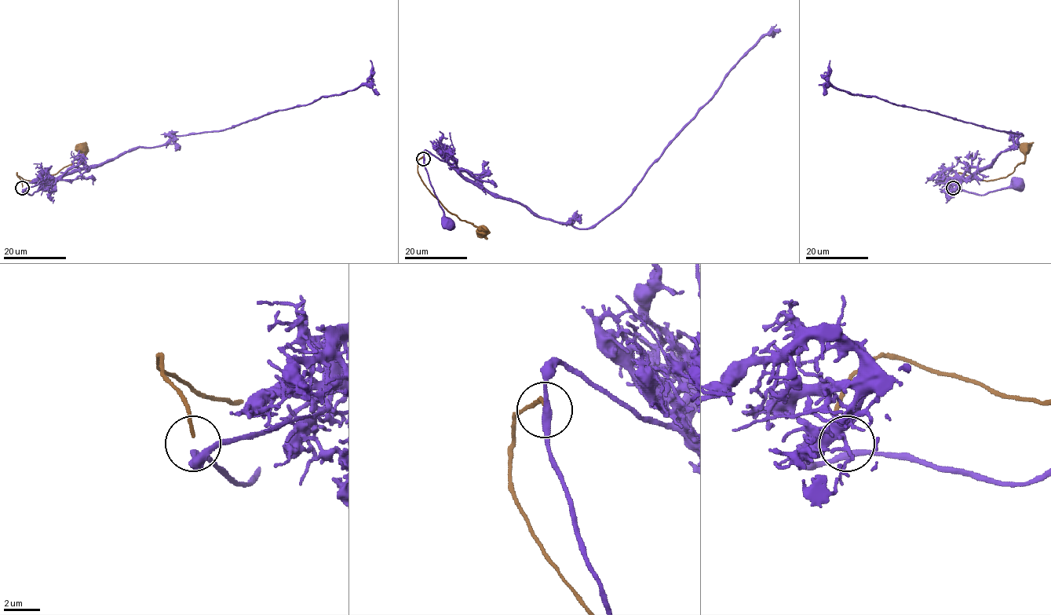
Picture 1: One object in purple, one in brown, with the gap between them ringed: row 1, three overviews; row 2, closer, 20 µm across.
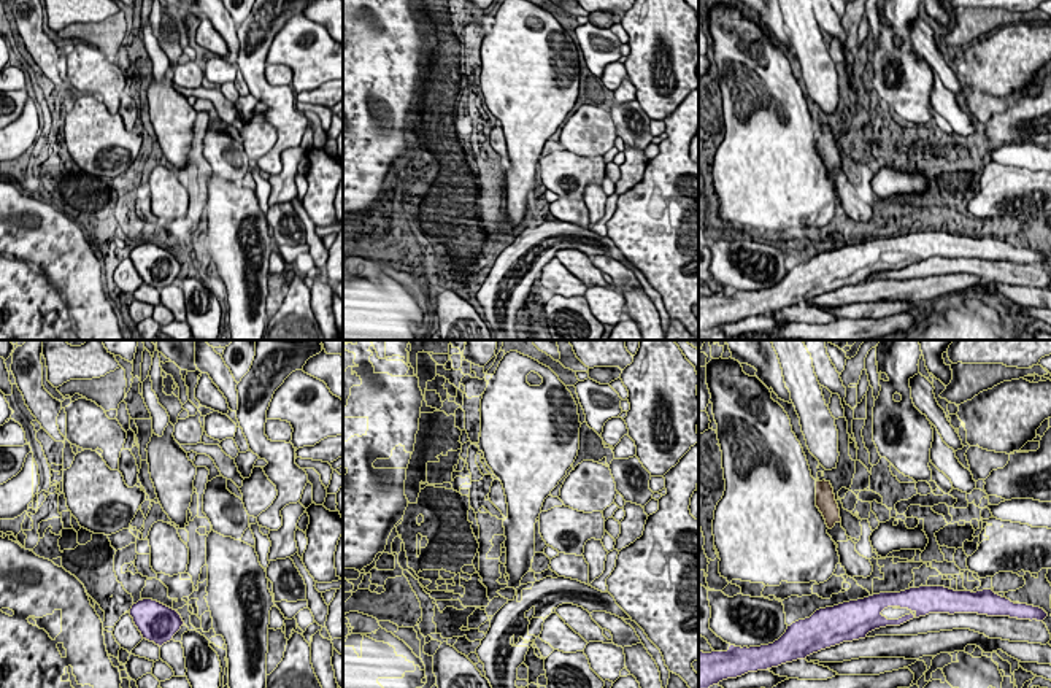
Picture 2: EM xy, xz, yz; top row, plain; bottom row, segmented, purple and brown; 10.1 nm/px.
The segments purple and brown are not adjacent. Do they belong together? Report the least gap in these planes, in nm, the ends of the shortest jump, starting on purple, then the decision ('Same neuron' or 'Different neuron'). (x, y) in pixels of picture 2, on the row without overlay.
Distance 750 nm. Across: yz (850, 245), (831, 172). Different neuron

